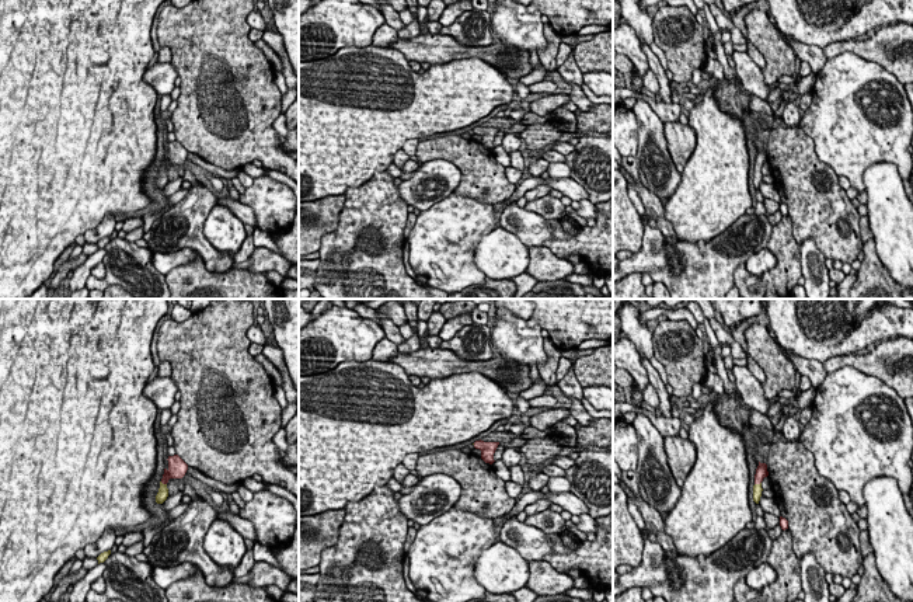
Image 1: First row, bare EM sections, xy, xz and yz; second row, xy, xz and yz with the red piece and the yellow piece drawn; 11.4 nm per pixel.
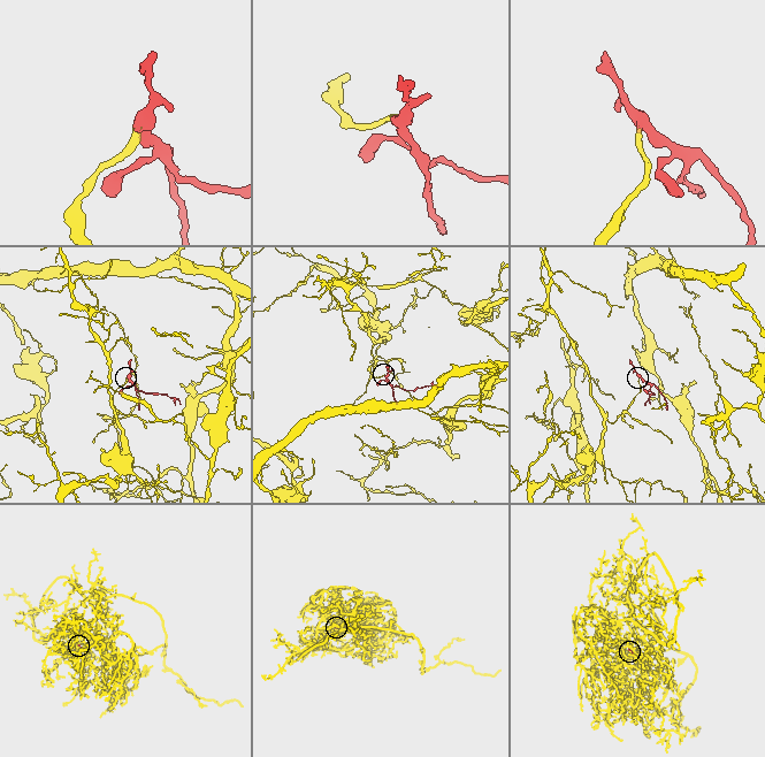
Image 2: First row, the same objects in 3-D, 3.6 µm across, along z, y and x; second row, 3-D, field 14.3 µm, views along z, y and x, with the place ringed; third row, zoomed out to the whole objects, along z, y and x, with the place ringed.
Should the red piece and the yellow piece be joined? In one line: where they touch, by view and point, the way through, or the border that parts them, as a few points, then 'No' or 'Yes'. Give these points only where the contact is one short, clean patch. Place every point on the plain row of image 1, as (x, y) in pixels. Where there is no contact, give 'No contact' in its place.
Touches red at yz (758, 169). Path across: yz (762, 157), (758, 169), (758, 174). Yes

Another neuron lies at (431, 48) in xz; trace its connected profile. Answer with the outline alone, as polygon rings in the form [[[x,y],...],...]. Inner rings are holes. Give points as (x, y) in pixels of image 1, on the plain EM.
[[[419,34],[411,39],[397,39],[387,48],[401,52],[408,62],[445,65],[450,60],[480,58],[492,65],[506,79],[520,79],[533,72],[530,53],[503,42],[488,46],[464,46],[450,35]]]

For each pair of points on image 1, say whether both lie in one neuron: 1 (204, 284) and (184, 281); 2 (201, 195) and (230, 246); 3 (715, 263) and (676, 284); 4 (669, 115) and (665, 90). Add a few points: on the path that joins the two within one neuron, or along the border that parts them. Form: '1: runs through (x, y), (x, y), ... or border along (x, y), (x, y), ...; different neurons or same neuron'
1: runs through (199, 284), (188, 284); same neuron
2: border along (215, 204), (204, 225), (204, 236), (211, 244); different neurons
3: runs through (706, 272), (694, 284), (686, 284); same neuron
4: border along (662, 100), (671, 103); different neurons

